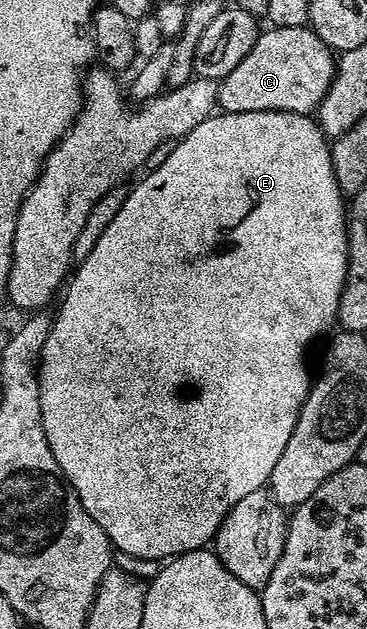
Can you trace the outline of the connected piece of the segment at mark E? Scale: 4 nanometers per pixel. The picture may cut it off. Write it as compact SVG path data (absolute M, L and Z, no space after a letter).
M244 111L243 113L215 112L214 116L204 119L200 127L192 127L188 135L184 135L177 142L174 152L156 170L145 174L146 178L133 190L127 192L120 211L116 211L116 219L108 223L104 235L100 235L96 247L88 251L83 261L77 262L64 292L61 294L62 306L58 314L53 314L50 323L50 334L42 348L42 356L38 363L38 382L40 383L40 411L44 423L44 435L48 439L48 447L52 447L52 455L60 467L60 471L66 476L66 482L73 487L84 511L100 523L104 535L108 535L111 546L130 557L139 557L142 561L165 562L172 557L179 557L182 553L205 549L218 536L218 528L224 523L224 519L244 499L244 495L252 495L252 491L263 488L269 482L272 475L272 467L280 460L284 446L288 439L292 439L292 431L296 427L296 419L300 415L303 403L306 402L306 394L310 392L312 373L306 370L306 348L325 331L331 324L335 324L338 315L338 304L342 288L346 282L346 256L348 255L348 239L346 238L346 226L348 224L348 205L344 195L336 183L336 175L330 158L331 142L328 140L322 128L318 126L313 116L305 113L289 113L288 111Z

